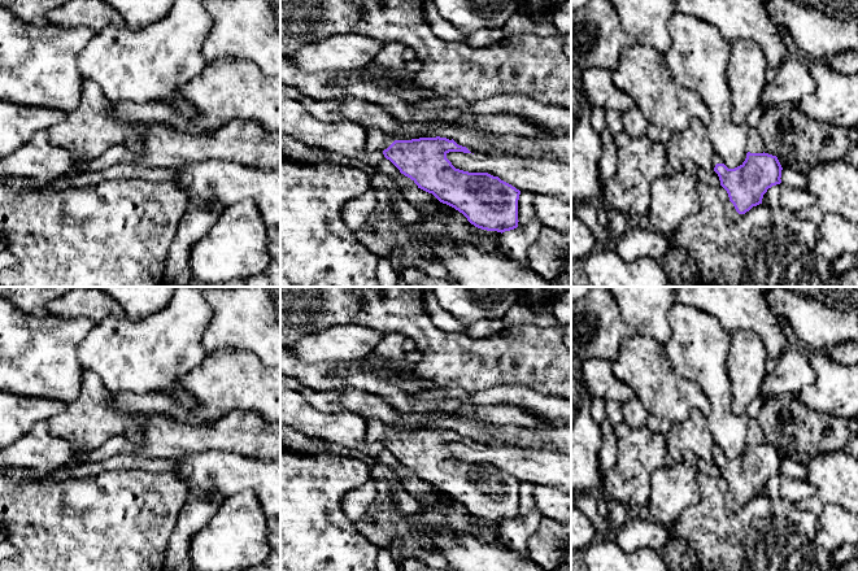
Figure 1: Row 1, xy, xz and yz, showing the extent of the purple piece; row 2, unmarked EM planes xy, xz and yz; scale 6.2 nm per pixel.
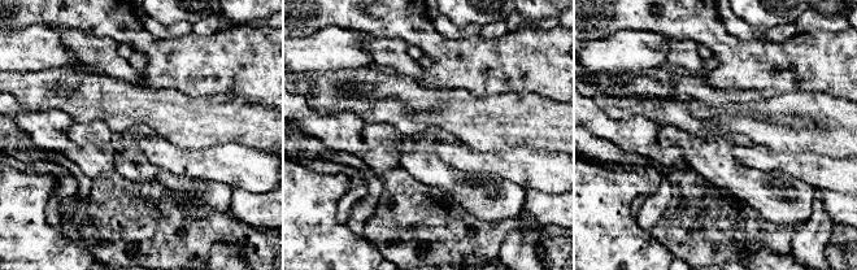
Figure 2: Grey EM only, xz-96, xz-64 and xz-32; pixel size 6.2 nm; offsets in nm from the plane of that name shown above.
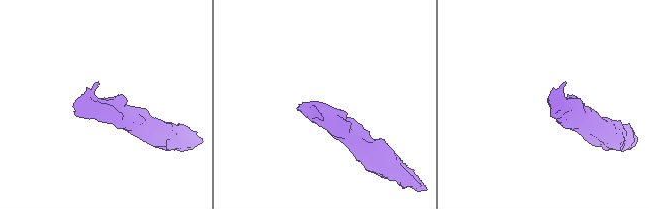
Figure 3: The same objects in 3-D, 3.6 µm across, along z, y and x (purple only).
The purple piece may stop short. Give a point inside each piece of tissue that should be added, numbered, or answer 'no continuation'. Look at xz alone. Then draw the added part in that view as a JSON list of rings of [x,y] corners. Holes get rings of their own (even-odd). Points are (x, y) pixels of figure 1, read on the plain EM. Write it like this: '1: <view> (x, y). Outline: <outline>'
1: xz (377, 430). Outline: [[[373,419],[367,422],[366,428],[366,437],[370,443],[383,443],[384,436],[391,436],[393,433],[392,428],[388,426],[388,423],[384,423],[378,419]]]

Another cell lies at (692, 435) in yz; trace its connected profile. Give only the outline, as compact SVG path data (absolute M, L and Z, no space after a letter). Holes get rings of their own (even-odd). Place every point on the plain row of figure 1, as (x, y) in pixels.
M692 409L684 422L671 424L665 441L675 462L681 462L687 452L693 453L697 459L714 461L715 443L707 430L706 417L697 409Z

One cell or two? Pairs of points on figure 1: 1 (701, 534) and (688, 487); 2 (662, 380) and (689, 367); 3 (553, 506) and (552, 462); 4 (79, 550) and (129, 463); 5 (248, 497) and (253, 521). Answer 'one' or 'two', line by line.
1: two
2: two
3: two
4: two
5: one

